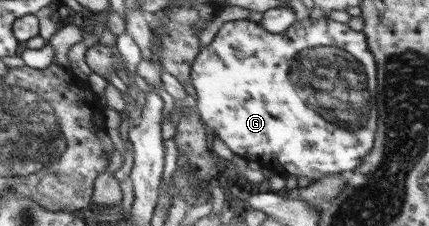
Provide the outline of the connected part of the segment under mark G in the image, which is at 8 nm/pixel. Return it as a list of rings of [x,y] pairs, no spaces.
[[[327,16],[295,20],[286,32],[280,34],[268,33],[263,25],[251,19],[227,21],[223,27],[220,27],[208,49],[202,49],[196,56],[190,76],[195,86],[195,93],[198,95],[196,107],[210,134],[215,133],[235,154],[249,161],[251,165],[263,166],[270,169],[272,173],[307,177],[310,183],[325,176],[336,176],[336,174],[348,176],[361,164],[374,145],[379,120],[376,111],[377,63],[372,53],[368,51],[367,35],[354,31],[347,24],[331,20]]]

